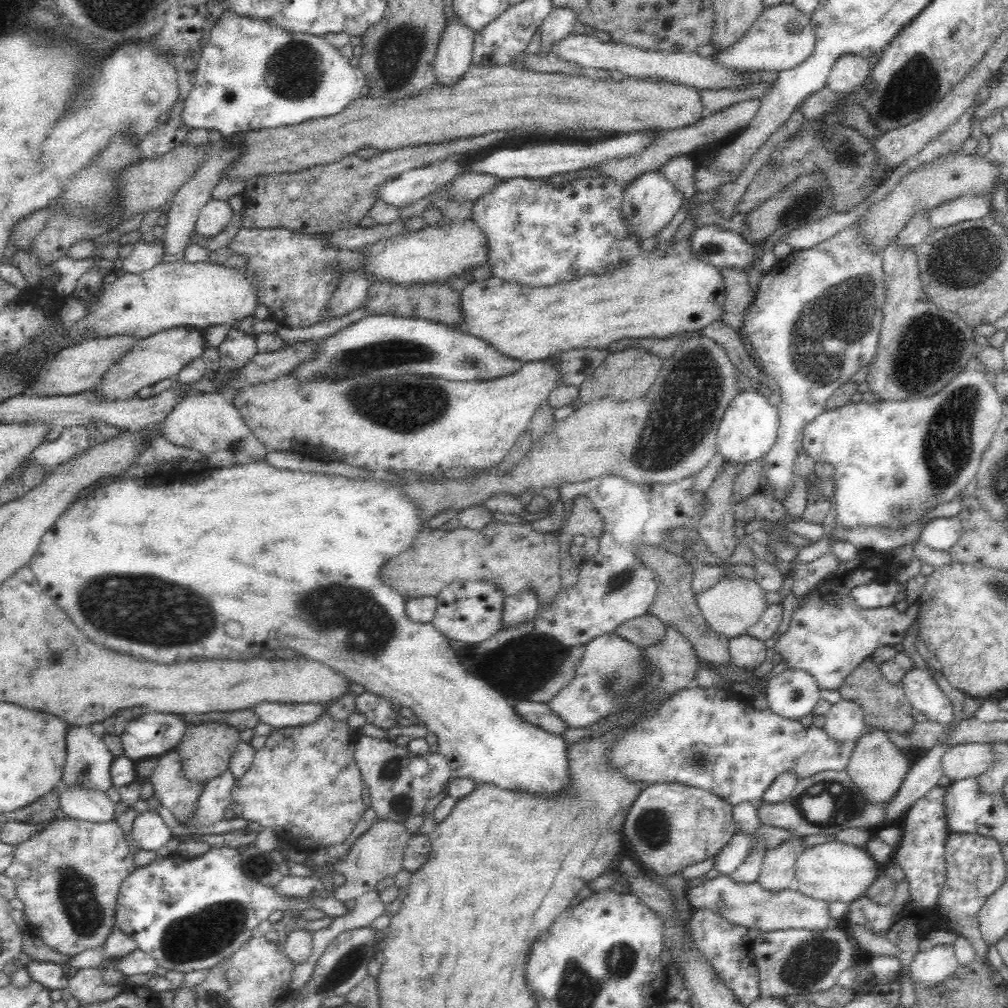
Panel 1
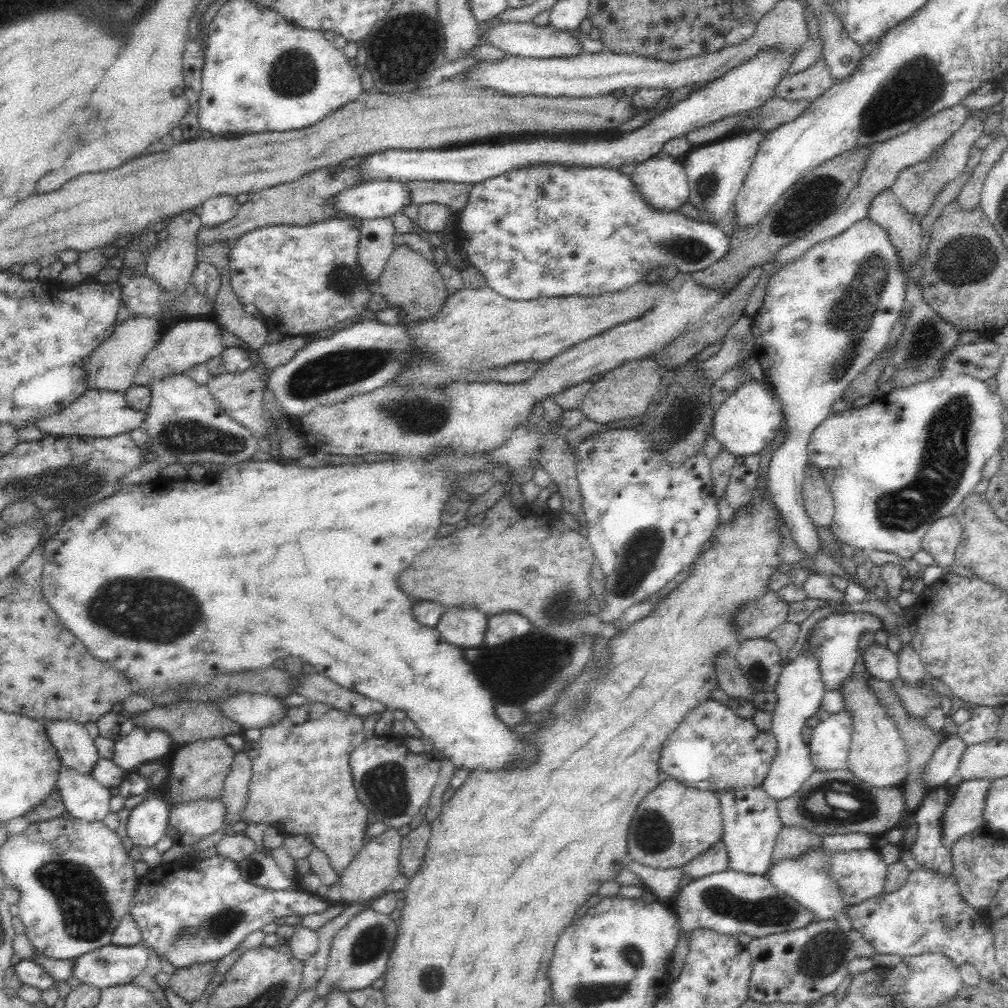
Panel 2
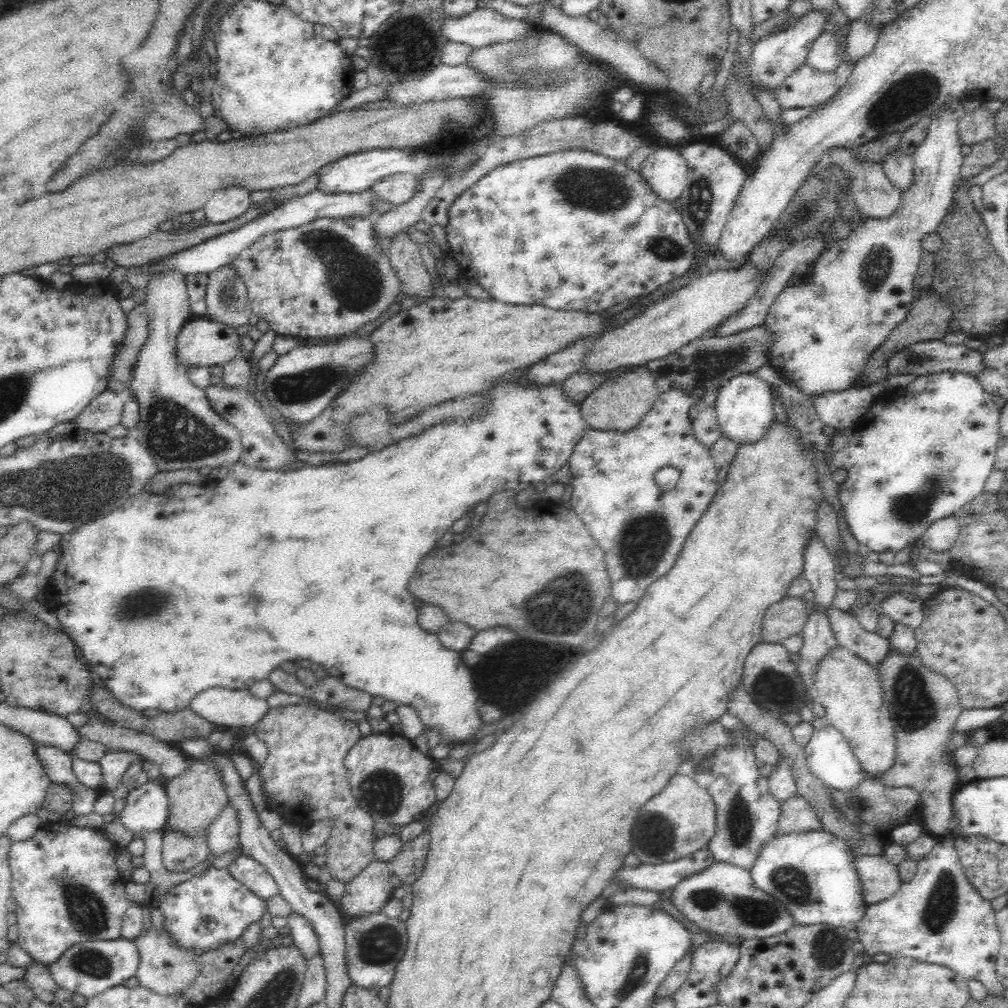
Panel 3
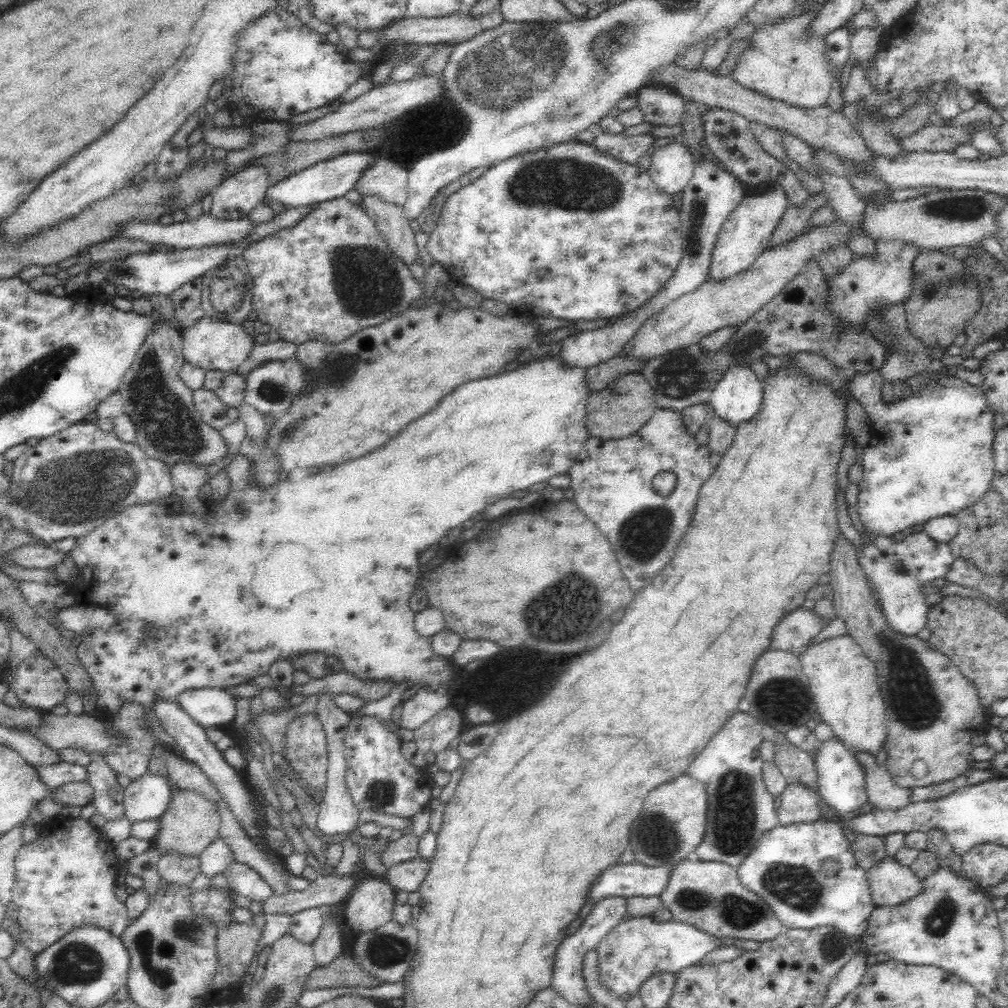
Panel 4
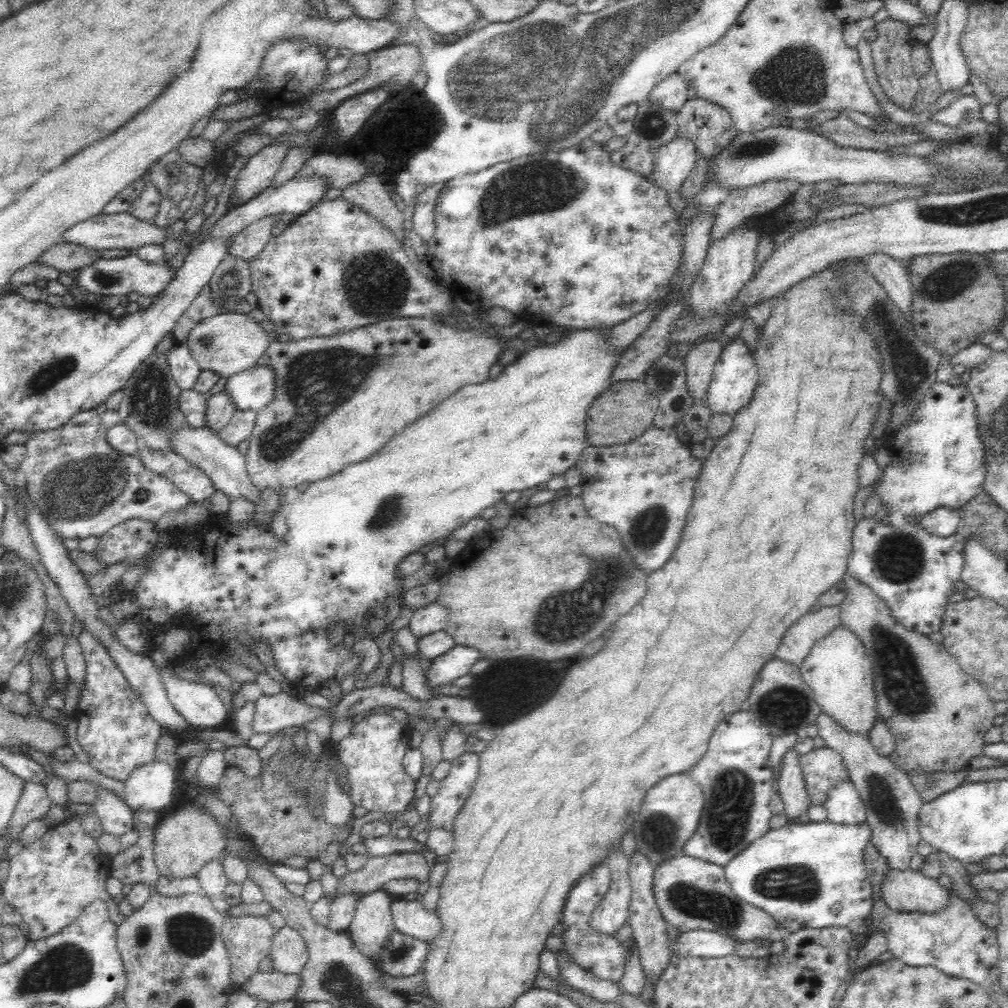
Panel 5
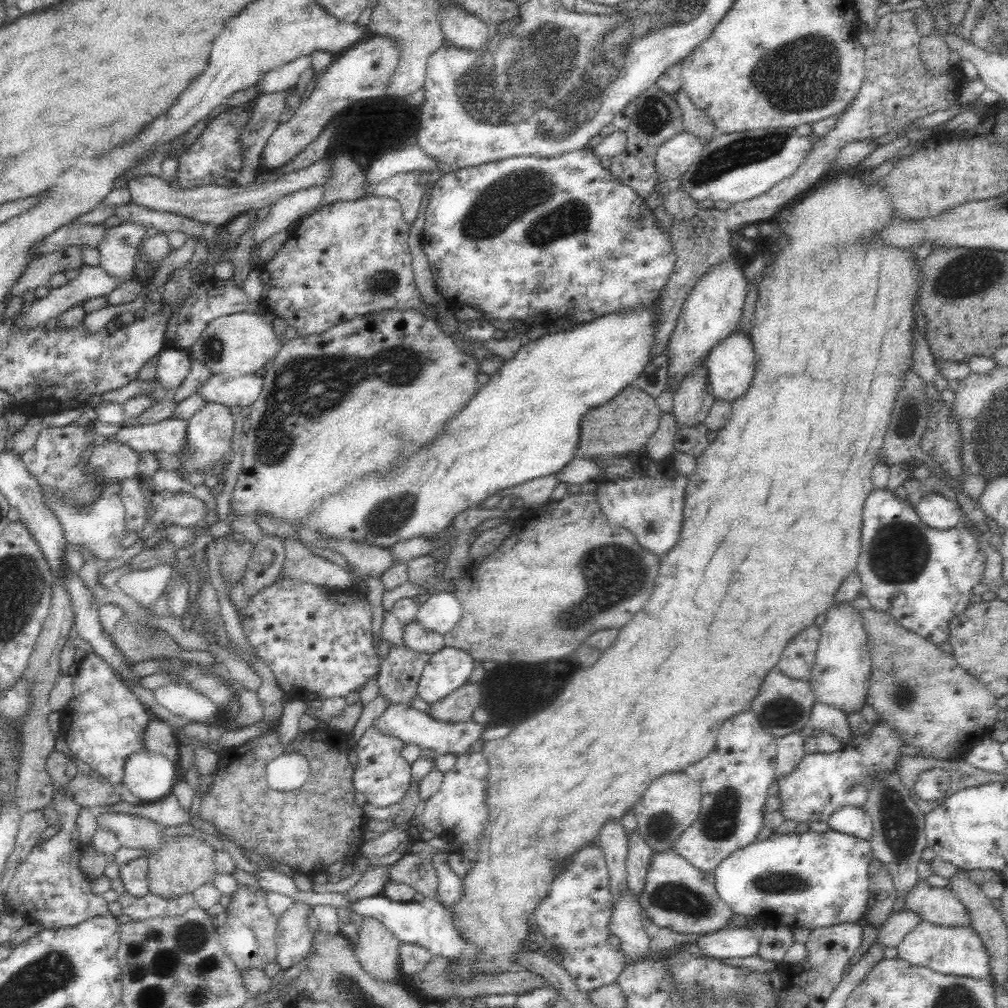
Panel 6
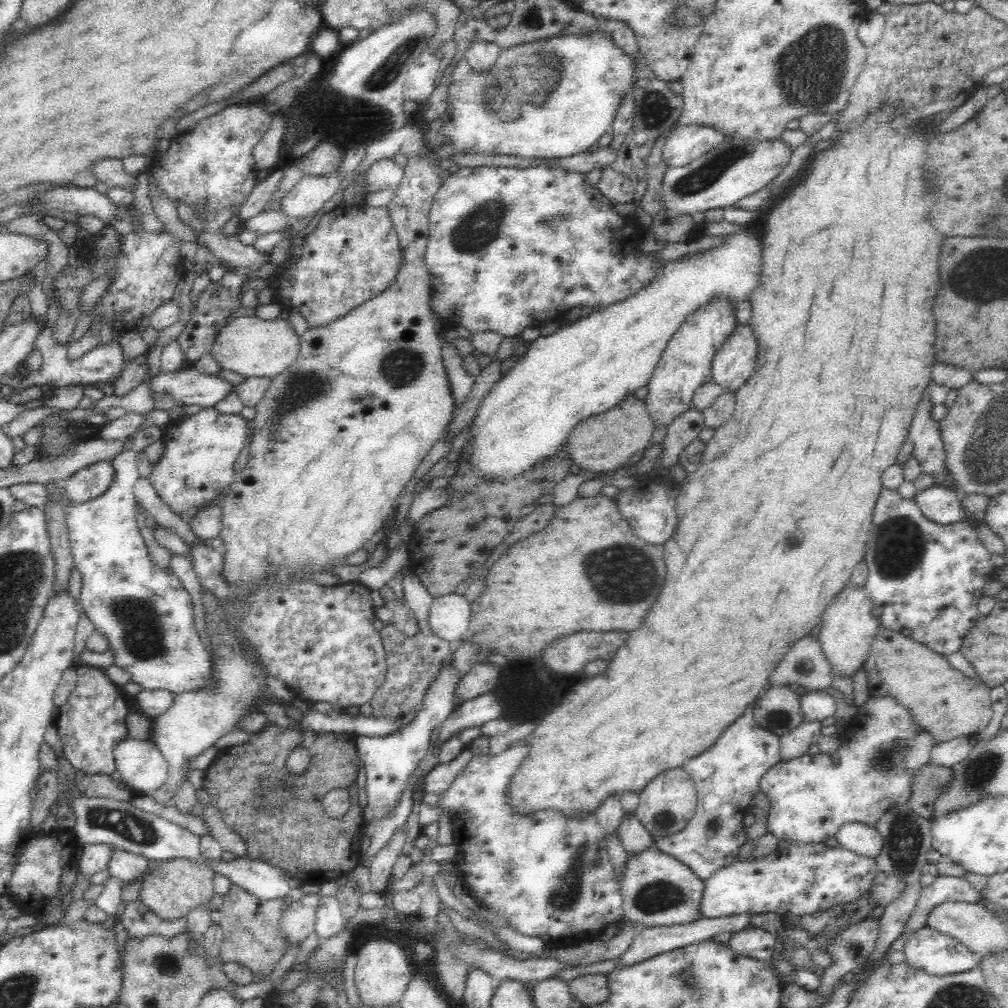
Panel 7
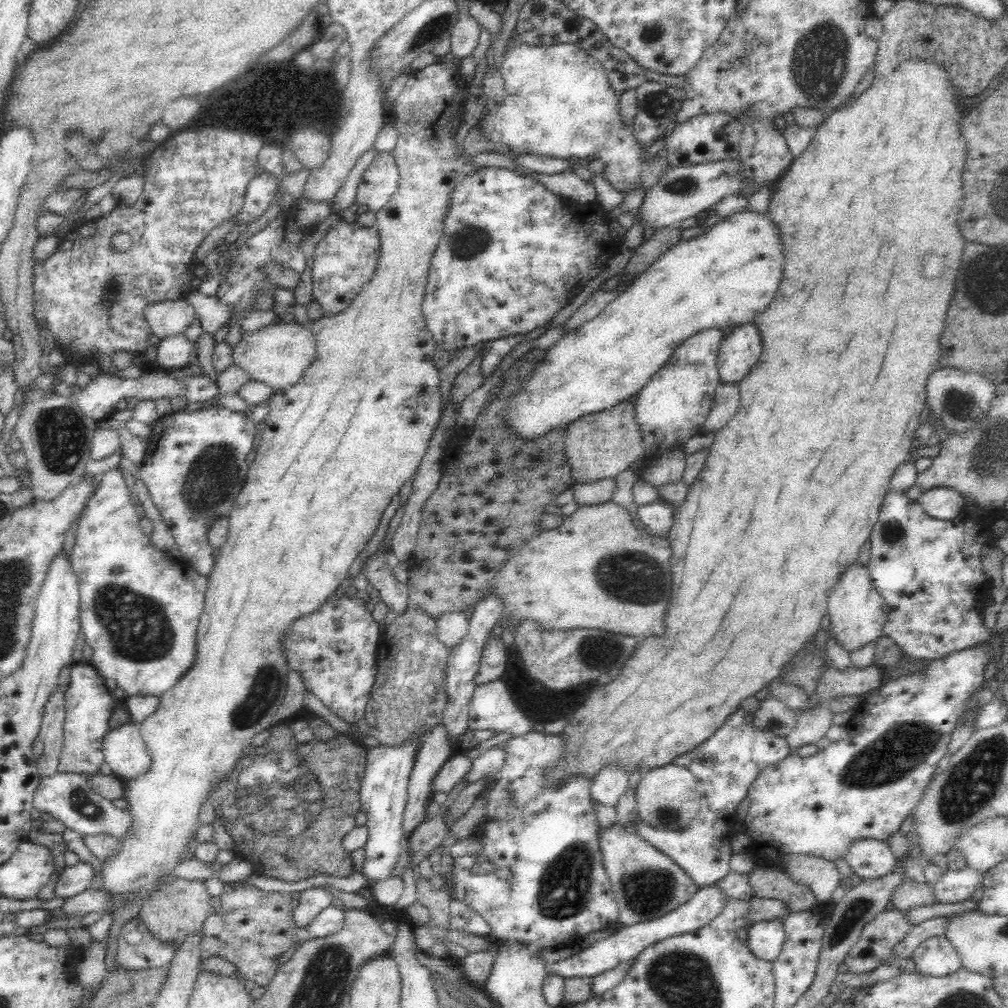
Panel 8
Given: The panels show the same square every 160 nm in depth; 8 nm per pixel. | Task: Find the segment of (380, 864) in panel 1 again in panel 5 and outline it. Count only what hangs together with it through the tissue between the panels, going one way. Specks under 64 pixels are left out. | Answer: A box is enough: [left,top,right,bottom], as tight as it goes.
[347,888,395,964]

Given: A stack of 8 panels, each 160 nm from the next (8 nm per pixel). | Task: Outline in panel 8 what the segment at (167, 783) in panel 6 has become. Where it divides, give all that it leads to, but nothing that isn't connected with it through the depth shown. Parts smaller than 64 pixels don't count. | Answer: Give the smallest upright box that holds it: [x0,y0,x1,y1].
[102,722,150,778]

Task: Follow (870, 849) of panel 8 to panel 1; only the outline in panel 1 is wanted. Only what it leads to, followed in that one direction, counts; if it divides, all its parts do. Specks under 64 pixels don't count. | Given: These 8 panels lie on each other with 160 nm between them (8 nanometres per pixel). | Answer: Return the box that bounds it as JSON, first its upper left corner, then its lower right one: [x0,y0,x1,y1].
[822,699,866,743]

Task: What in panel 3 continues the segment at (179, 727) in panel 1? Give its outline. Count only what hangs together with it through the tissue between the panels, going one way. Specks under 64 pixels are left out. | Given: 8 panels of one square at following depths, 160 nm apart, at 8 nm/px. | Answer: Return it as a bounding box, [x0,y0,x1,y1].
[98,751,141,794]

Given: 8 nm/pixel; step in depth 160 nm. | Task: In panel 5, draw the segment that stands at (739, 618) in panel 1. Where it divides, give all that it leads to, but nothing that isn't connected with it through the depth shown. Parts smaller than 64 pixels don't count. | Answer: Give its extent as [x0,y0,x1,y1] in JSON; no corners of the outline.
[776,606,841,668]

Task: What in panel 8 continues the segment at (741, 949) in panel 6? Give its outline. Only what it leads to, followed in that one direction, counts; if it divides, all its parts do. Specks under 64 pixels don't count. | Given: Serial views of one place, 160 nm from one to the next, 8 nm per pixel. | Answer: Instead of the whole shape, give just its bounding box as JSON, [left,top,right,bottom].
[747,918,785,962]

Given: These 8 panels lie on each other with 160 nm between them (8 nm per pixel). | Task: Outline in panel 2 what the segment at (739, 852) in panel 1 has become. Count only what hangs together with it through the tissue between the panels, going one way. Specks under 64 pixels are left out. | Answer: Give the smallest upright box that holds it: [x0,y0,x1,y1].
[682,842,728,880]

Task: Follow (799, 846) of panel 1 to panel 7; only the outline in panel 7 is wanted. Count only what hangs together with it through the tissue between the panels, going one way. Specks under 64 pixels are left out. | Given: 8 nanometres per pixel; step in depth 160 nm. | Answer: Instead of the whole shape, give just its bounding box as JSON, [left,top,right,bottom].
[779,720,822,760]

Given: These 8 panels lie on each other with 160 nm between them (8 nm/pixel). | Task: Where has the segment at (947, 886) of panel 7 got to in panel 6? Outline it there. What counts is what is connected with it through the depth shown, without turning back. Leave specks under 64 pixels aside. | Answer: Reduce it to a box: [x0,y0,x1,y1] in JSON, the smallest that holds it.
[877,909,921,946]

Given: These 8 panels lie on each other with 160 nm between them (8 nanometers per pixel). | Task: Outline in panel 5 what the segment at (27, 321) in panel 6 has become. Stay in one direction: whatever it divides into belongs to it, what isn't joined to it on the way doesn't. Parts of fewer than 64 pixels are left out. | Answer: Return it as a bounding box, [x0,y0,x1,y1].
[74,252,172,296]

